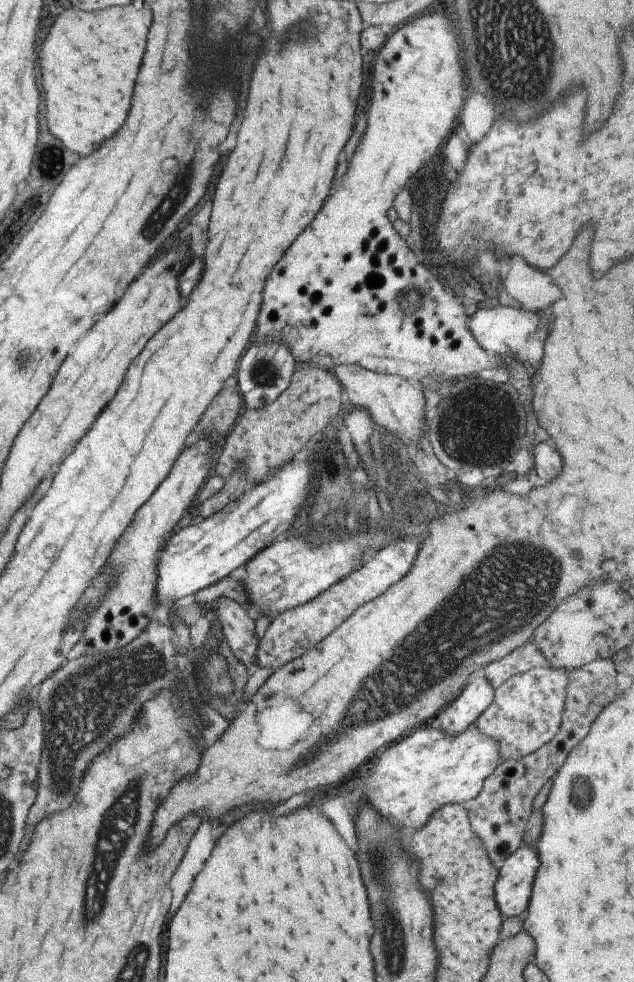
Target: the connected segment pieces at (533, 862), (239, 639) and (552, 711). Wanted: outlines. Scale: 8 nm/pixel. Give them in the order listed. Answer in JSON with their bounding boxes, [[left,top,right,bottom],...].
[[494,844,538,918],[215,596,258,666],[474,666,567,761]]

